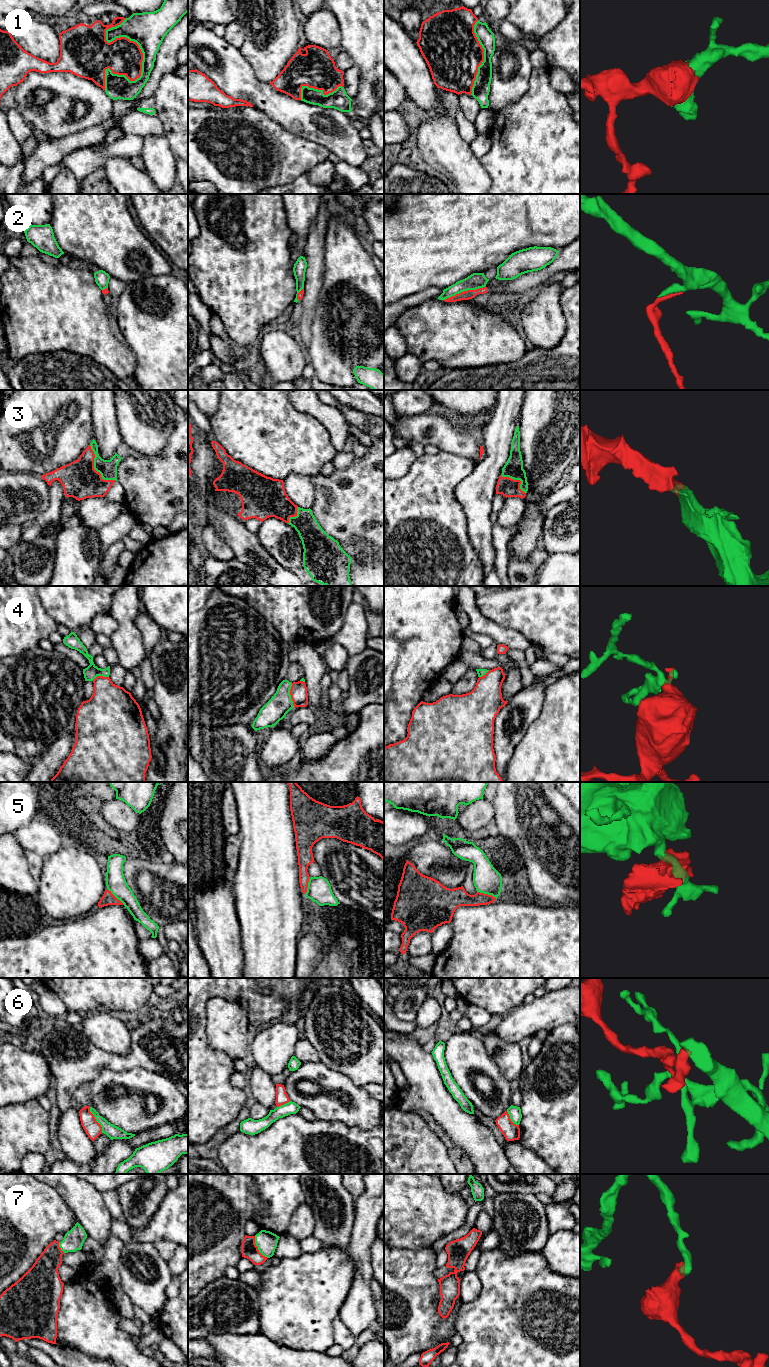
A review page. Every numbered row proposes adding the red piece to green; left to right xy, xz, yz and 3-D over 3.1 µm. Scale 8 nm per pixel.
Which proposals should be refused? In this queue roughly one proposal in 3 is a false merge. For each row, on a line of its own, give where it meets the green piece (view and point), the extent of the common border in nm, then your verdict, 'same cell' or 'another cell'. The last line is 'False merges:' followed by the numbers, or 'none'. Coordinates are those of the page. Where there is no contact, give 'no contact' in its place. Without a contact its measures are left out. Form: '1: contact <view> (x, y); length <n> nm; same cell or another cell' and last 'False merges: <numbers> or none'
1: contact xy (143, 56); length 600 nm; same cell
2: contact yz (464, 290); length 360 nm; another cell
3: contact xy (94, 468); length 360 nm; same cell
4: contact xz (290, 695); length 190 nm; another cell
5: contact yz (487, 893); length 170 nm; another cell
6: contact xy (96, 1120); length 240 nm; another cell
7: contact xz (258, 1248); length 200 nm; same cell
False merges: 2, 4, 5, 6

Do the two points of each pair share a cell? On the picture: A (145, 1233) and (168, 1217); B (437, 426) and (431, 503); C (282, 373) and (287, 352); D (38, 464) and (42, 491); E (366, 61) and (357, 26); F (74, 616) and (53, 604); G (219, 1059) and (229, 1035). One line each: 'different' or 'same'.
A: same
B: different
C: same
D: different
E: same
F: same
G: different

